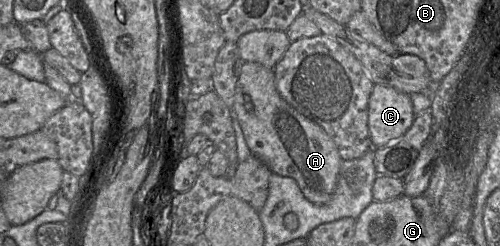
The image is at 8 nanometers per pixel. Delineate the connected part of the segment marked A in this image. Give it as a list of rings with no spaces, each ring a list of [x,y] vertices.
[[[243,62],[235,87],[231,112],[232,118],[237,118],[239,121],[252,155],[263,161],[271,172],[293,178],[304,197],[311,203],[325,205],[330,202],[342,163],[338,148],[322,127],[300,114],[280,96],[276,89],[273,69],[256,62]]]

